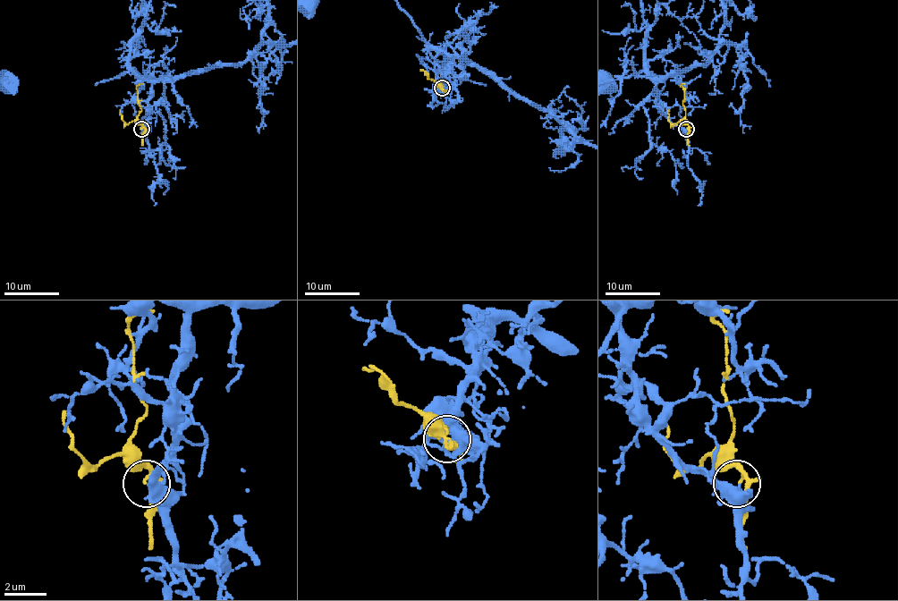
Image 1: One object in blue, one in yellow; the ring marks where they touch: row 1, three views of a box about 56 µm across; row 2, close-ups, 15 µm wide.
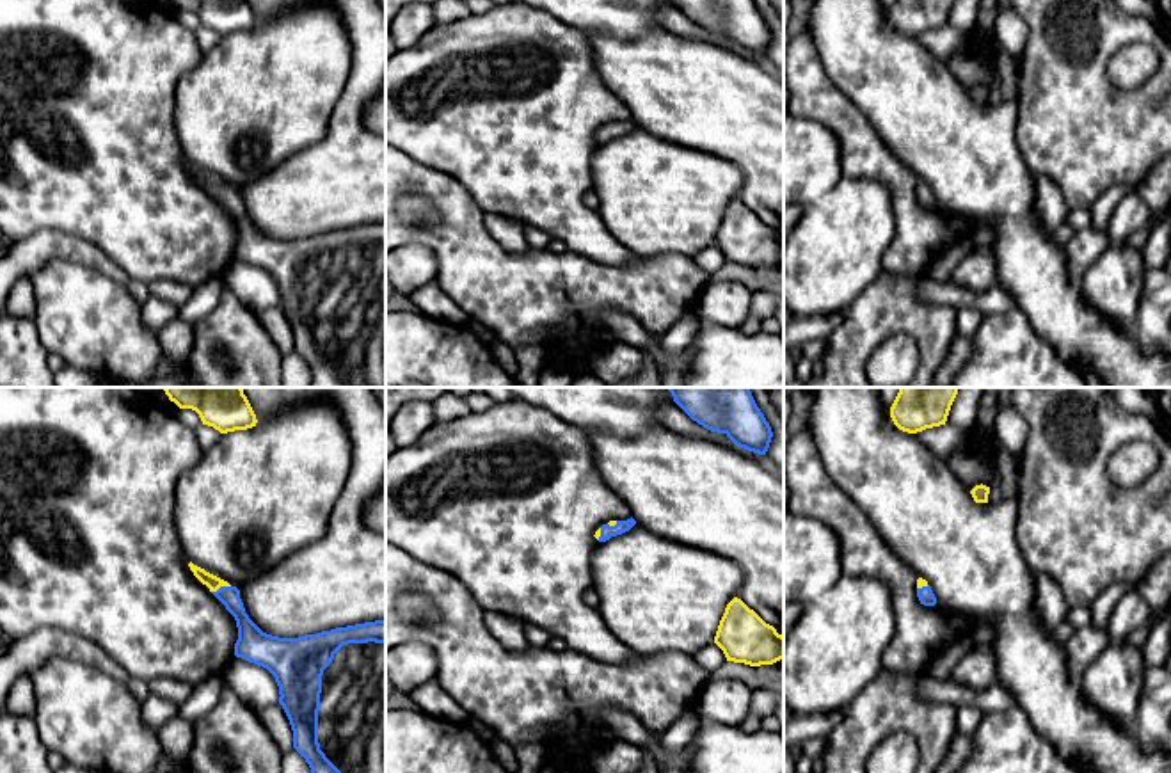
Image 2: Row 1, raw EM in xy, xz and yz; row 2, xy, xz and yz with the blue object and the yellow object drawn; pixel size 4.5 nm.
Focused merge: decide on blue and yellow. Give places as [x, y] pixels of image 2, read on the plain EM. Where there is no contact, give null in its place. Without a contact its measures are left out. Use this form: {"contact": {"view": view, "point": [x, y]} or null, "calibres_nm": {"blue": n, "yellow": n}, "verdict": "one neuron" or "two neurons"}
{"contact": {"view": "xy", "point": [221, 189]}, "calibres_nm": {"blue": 100, "yellow": 70}, "verdict": "one neuron"}

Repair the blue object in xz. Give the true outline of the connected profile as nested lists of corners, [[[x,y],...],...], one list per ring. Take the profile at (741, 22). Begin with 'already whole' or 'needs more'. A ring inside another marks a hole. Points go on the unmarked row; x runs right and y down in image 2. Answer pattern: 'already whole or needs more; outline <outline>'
already whole; outline [[[673,0],[673,4],[704,30],[725,36],[739,50],[766,57],[773,34],[753,0]]]

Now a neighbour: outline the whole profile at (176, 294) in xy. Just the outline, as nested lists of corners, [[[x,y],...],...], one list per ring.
[[[156,279],[147,286],[153,297],[158,297],[176,307],[181,307],[194,293],[190,286],[169,279]]]

